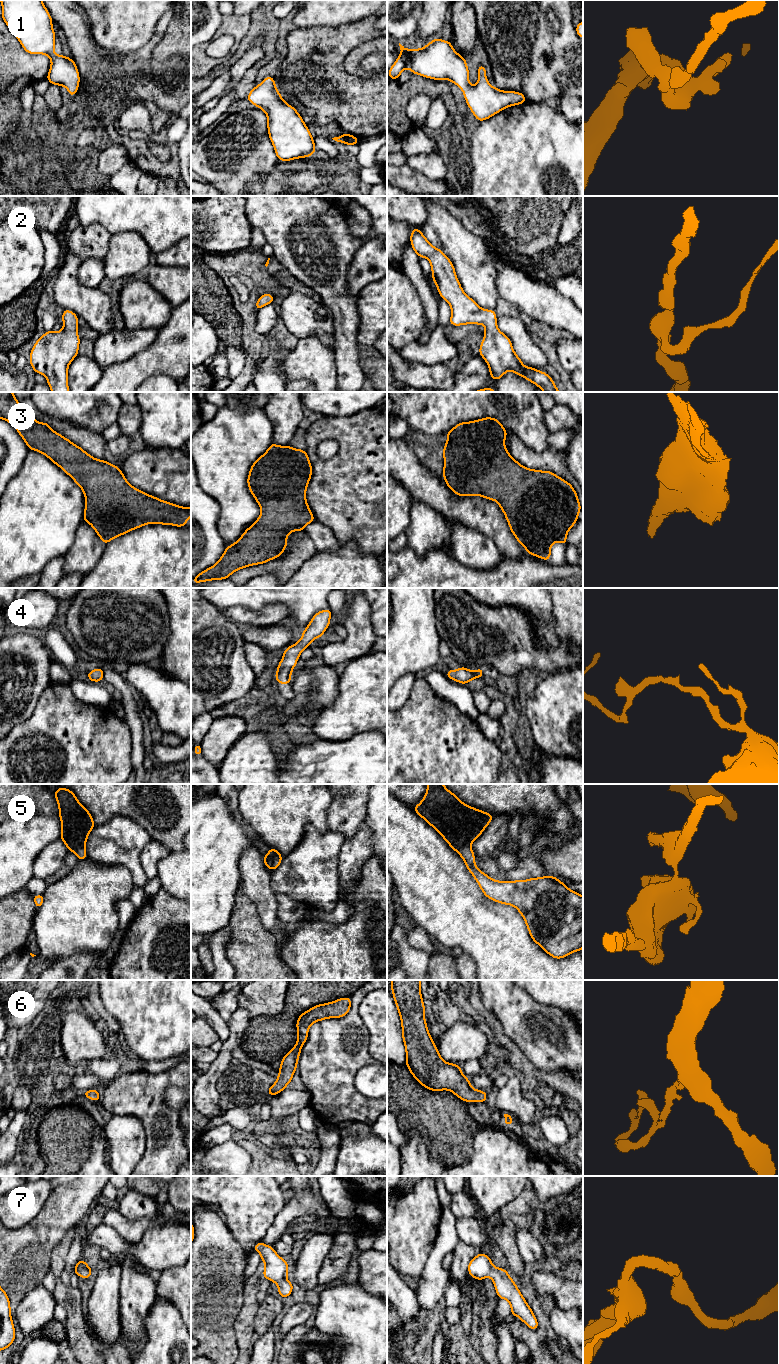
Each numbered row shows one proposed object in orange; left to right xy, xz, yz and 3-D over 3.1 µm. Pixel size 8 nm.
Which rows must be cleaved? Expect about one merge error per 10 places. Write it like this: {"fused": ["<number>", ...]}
{"fused": []}

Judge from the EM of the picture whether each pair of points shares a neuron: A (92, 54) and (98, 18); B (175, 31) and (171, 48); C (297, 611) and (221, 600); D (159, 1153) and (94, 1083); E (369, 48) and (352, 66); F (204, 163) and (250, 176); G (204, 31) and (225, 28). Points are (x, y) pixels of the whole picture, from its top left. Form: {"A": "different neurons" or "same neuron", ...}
{"A": "different neurons", "B": "same neuron", "C": "same neuron", "D": "different neurons", "E": "same neuron", "F": "same neuron", "G": "different neurons"}

